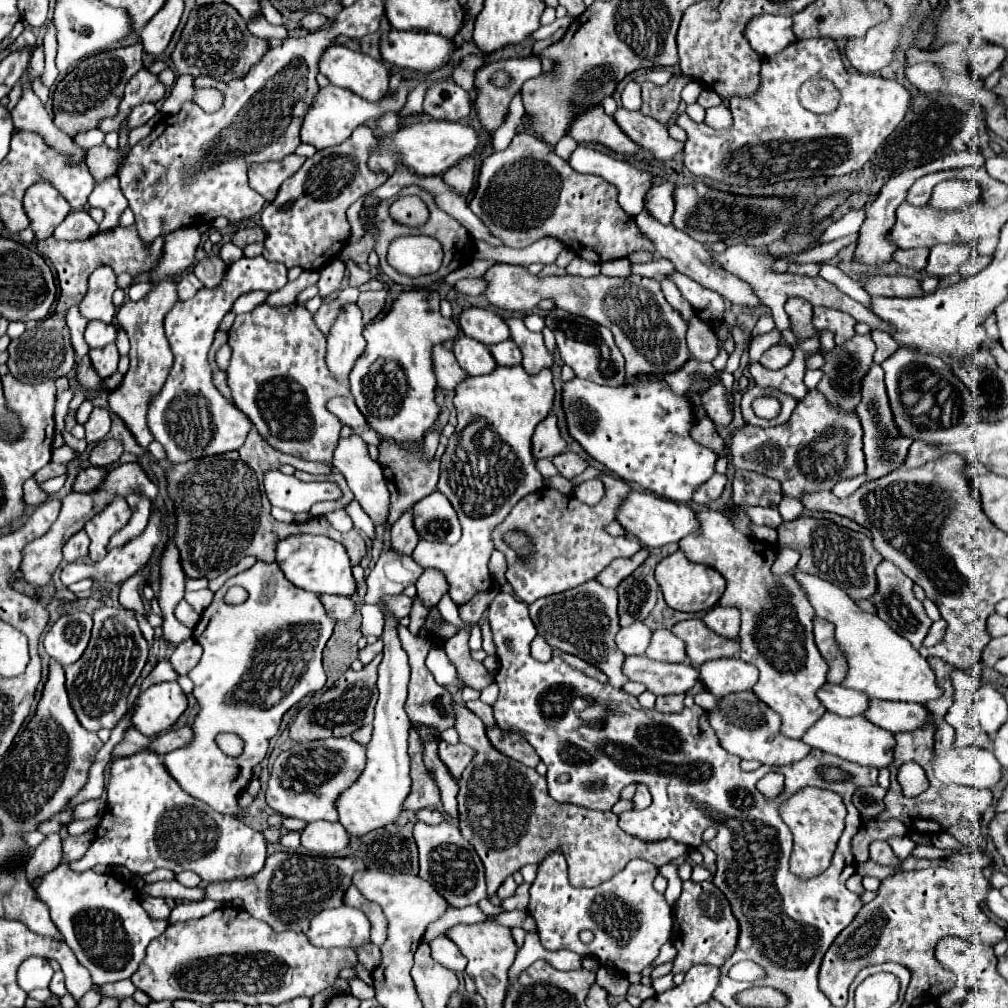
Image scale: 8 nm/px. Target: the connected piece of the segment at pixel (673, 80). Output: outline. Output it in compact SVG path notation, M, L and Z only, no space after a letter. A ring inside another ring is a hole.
M672 75L666 85L654 85L650 81L642 83L642 113L654 117L656 121L662 121L664 125L674 117L680 105L680 93L690 83L690 77L686 75Z

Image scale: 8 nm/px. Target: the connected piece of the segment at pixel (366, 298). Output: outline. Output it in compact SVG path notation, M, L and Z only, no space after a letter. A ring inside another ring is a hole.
M386 289L360 293L360 297L358 297L358 307L360 307L362 313L364 313L364 323L374 321L374 319L382 313L382 309L384 309L384 305L386 305L386 297L388 297L388 291L386 291Z

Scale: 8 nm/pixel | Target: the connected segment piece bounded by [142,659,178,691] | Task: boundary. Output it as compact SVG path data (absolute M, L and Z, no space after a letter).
M162 659L162 661L152 669L152 673L142 681L142 691L144 691L146 687L154 685L154 683L160 683L160 681L176 681L176 677L178 677L178 675L174 673L172 665Z

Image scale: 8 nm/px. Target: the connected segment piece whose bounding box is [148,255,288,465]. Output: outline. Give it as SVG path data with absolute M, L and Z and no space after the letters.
M262 255L254 259L242 257L240 261L228 267L220 287L216 289L204 287L198 291L196 297L188 301L178 301L168 311L164 319L164 329L174 353L174 365L166 377L164 387L150 401L148 427L154 439L162 443L166 451L166 461L170 461L172 465L208 455L220 455L226 451L236 451L246 441L252 423L232 403L228 403L214 387L212 371L206 357L222 317L230 311L232 303L240 295L256 289L274 293L282 289L286 283L288 283L288 269L282 263L266 261Z

